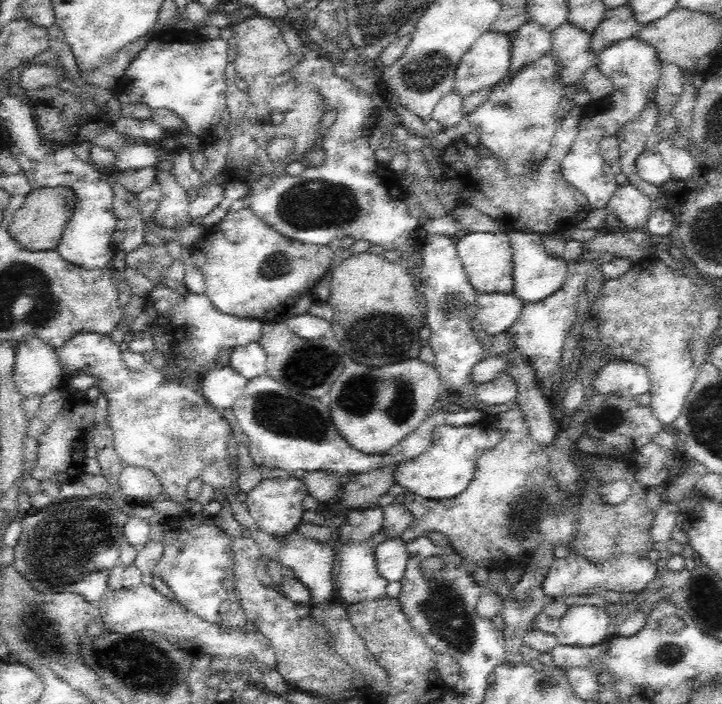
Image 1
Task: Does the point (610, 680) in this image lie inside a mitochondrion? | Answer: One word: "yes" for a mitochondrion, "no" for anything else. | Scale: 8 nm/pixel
no

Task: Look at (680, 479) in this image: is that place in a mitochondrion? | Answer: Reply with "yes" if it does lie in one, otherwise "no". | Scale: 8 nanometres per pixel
no

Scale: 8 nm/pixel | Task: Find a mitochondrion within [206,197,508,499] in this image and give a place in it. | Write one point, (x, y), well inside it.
(276, 411)

